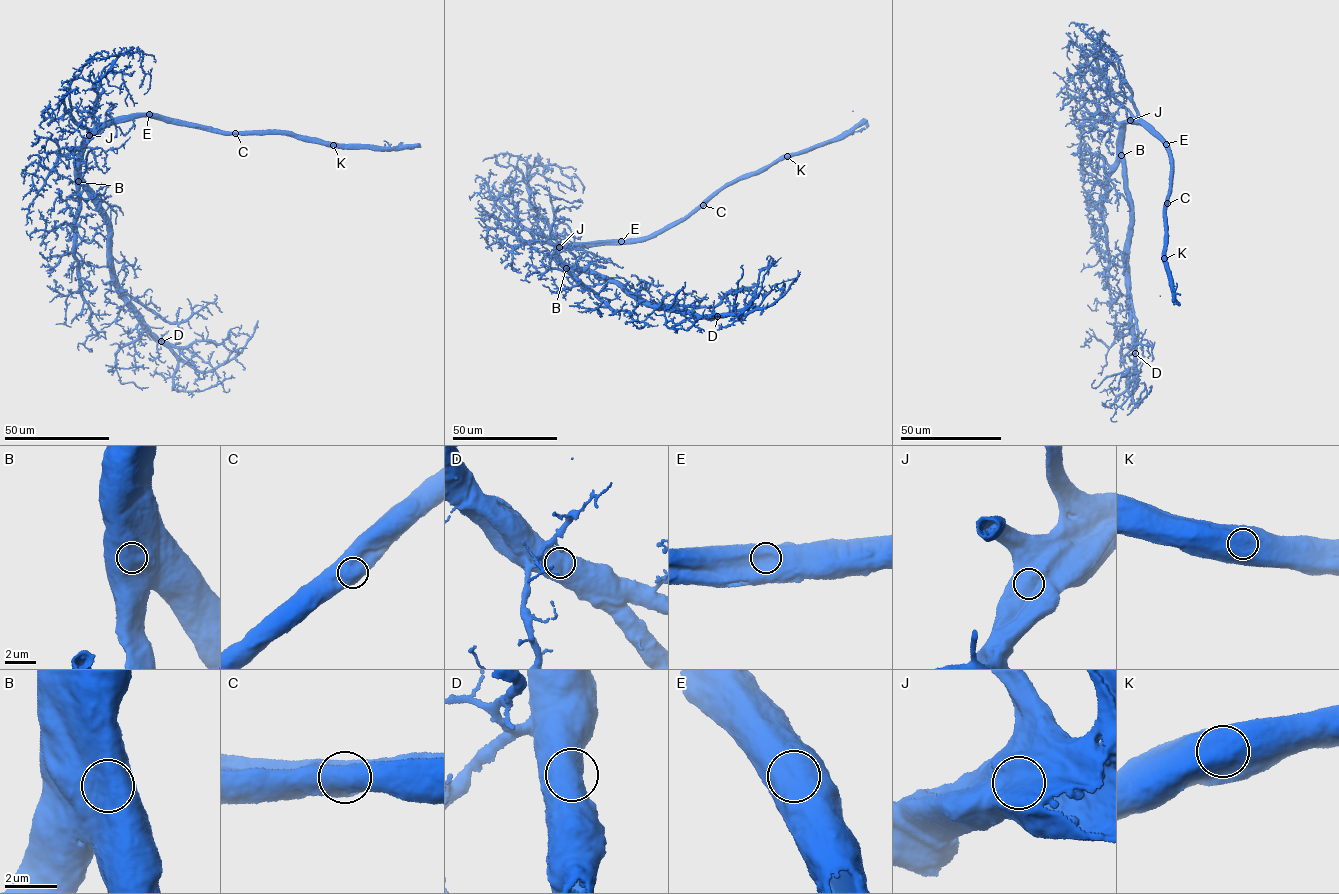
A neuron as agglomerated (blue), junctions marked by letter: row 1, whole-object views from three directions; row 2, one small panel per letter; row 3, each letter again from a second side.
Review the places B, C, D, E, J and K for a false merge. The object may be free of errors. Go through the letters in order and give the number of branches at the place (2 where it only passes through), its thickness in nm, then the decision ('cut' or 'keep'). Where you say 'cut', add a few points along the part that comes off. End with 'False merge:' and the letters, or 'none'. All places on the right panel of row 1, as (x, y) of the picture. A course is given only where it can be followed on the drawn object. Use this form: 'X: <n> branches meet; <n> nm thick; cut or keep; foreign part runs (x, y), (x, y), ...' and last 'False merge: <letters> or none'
B: 1 branches meet; 1100 nm thick; keep
C: 1 branches meet; 1050 nm thick; keep
D: 1 branches meet; 1050 nm thick; keep
E: 1 branches meet; 1100 nm thick; keep
J: 1 branches meet; 1000 nm thick; keep
K: 1 branches meet; 1450 nm thick; keep
False merge: none

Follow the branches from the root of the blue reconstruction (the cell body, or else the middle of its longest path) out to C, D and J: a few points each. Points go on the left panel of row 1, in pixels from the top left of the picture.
C: (83, 152), (92, 135), (101, 129), (149, 115), (235, 133)
D: (83, 152), (83, 186), (106, 225), (118, 295), (161, 341)
J: (83, 152), (89, 135)

